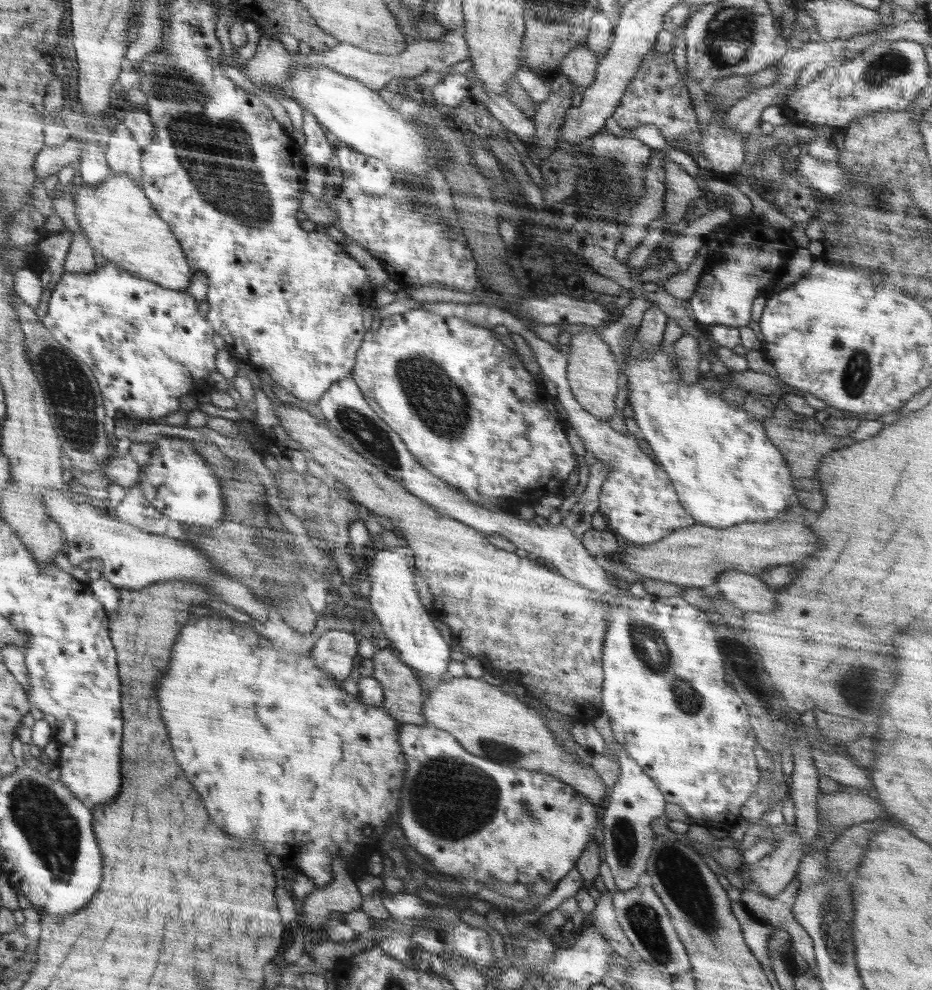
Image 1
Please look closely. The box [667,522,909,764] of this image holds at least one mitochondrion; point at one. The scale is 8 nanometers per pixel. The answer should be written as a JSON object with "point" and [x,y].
{"point":[743,662]}

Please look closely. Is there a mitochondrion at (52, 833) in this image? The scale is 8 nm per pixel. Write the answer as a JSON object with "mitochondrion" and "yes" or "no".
{"mitochondrion":"yes"}

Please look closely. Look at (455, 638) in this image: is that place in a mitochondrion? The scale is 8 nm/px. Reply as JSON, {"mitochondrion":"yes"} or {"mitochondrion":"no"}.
{"mitochondrion":"no"}

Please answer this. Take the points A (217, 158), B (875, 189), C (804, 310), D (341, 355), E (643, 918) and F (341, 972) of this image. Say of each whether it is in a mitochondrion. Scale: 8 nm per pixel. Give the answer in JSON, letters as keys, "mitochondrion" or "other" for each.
{"A":"mitochondrion","B":"mitochondrion","C":"other","D":"other","E":"mitochondrion","F":"other"}

